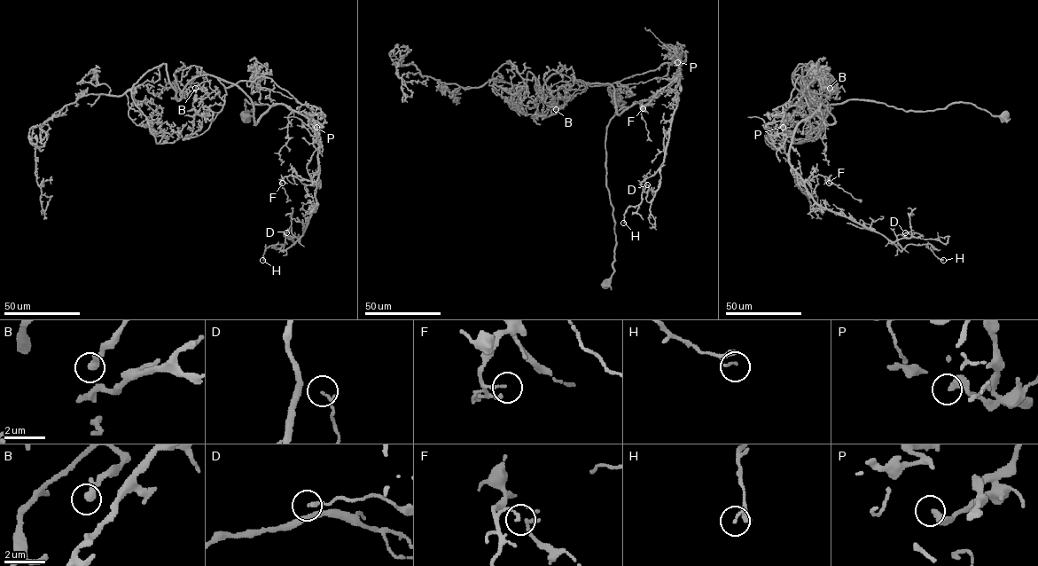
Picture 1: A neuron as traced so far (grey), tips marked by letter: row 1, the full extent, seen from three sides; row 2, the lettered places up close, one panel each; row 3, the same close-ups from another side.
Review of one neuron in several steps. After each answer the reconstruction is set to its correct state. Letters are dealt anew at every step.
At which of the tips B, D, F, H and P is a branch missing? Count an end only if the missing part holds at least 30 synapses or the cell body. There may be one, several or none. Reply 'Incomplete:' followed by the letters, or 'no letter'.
Incomplete: no letter

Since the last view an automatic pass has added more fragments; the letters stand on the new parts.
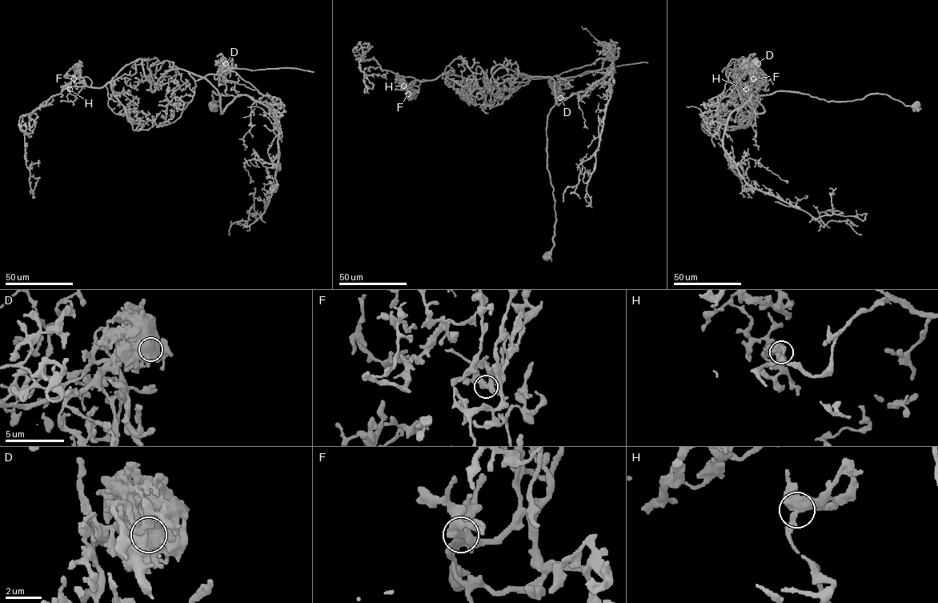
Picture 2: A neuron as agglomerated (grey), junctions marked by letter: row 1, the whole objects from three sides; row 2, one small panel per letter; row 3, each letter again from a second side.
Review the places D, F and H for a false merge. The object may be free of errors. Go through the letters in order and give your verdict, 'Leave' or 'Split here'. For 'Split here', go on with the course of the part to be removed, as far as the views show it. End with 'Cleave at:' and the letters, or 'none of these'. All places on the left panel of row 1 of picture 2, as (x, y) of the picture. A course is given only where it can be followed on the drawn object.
D: Split here. Course of the part to remove: (226, 62), (226, 70), (287, 67), (314, 71)
F: Leave
H: Leave
Cleave at: D

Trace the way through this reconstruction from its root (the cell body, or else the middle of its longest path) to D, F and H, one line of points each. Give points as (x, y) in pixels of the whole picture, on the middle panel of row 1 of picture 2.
D: (547, 255), (556, 219), (547, 115), (568, 98), (557, 105), (551, 78), (523, 74), (558, 75), (560, 98)
F: (547, 255), (547, 115), (568, 98), (557, 105), (550, 78), (505, 68), (487, 89), (479, 66), (408, 93)
H: (547, 255), (547, 115), (568, 98), (505, 68), (487, 89), (479, 66), (404, 86)

